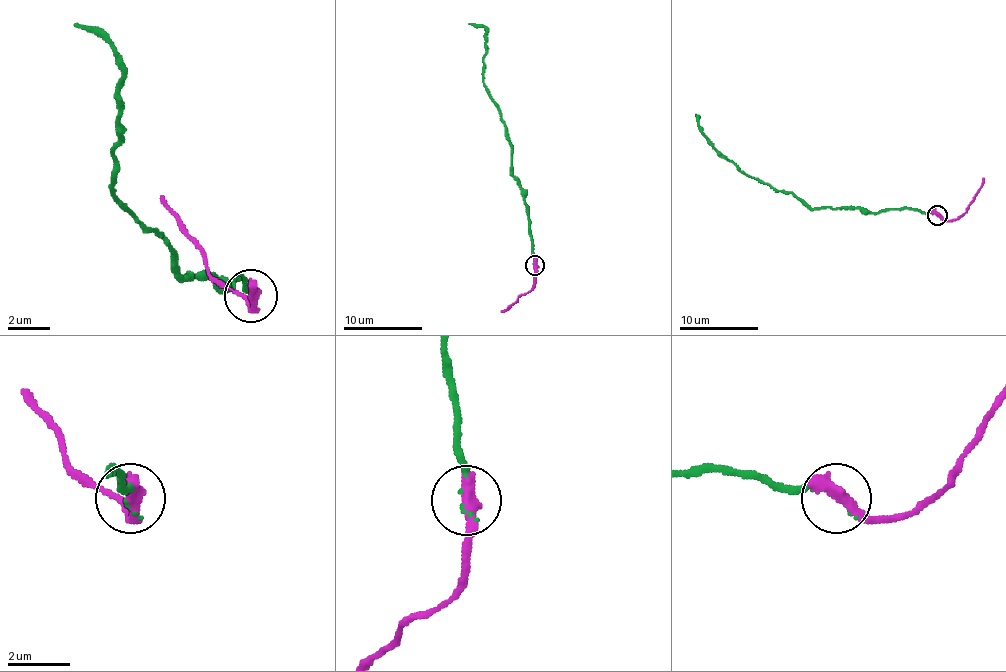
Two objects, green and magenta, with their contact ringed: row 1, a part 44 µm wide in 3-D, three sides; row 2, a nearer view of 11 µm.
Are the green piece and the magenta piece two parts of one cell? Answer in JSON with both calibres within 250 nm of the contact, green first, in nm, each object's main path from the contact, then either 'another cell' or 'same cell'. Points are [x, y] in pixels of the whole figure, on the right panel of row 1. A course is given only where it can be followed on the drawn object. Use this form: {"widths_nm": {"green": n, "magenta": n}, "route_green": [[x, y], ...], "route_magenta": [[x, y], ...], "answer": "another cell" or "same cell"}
{"widths_nm": {"green": 70, "magenta": 550}, "route_green": [[939, 216], [907, 208], [878, 212], [809, 208], [789, 192], [774, 190], [744, 174], [713, 145], [695, 113]], "route_magenta": [[937, 216], [956, 220], [984, 178]], "answer": "same cell"}

